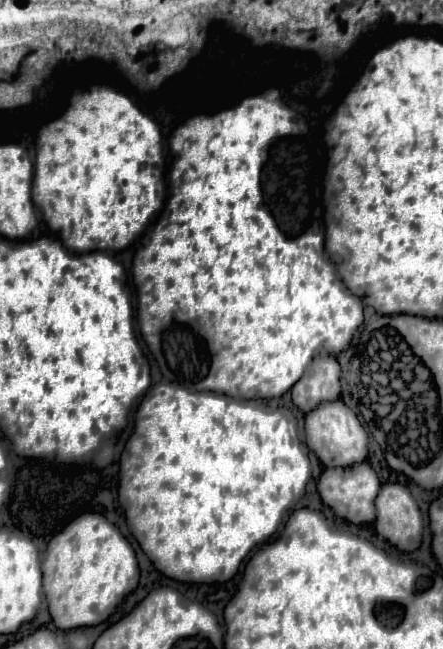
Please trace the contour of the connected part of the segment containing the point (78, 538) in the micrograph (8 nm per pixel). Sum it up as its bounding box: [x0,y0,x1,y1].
[43,513,139,629]

